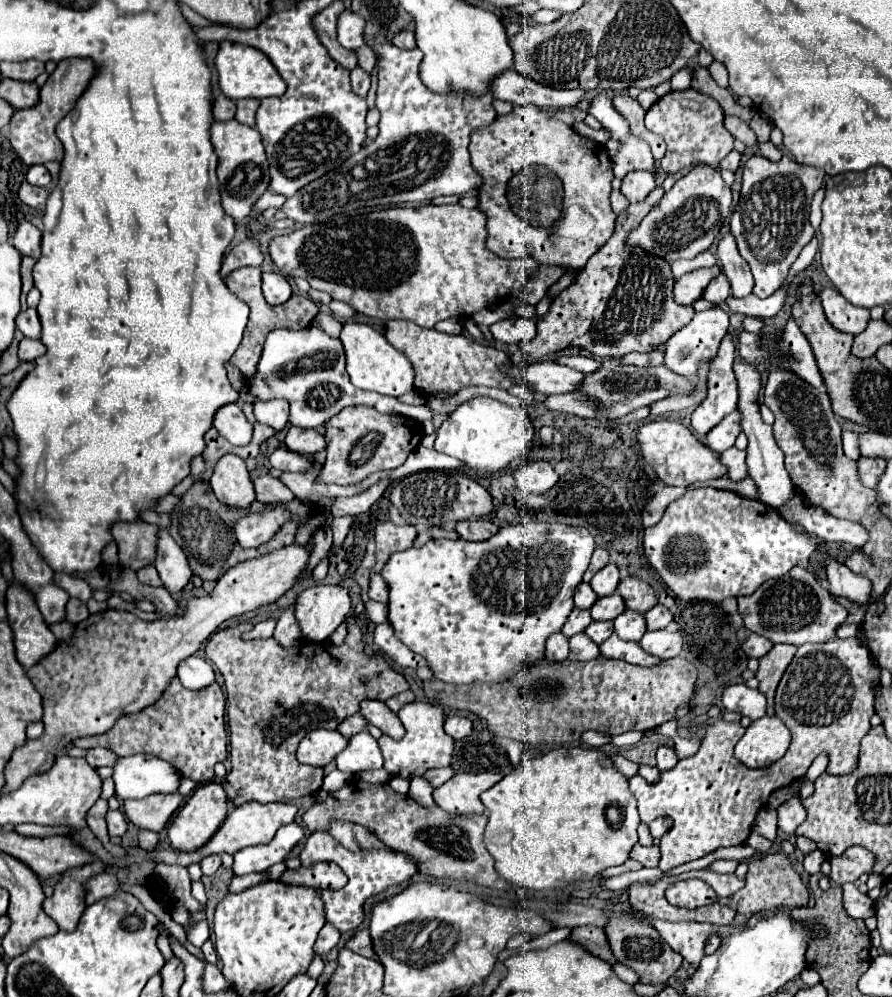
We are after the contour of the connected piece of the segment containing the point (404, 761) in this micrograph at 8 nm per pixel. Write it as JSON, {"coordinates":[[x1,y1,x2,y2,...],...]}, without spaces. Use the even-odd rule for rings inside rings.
{"coordinates":[[412,702,400,708,398,718,402,720,406,734,402,740,394,740,390,736,382,736,378,746,384,756,384,768,390,776,412,778,412,774,424,774,430,768,450,766,454,740,444,732,444,710,438,704,428,702]]}

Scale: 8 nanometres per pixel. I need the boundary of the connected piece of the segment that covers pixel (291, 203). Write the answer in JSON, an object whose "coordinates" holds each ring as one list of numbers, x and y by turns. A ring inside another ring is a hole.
{"coordinates":[[370,44,378,54,378,92,376,92,376,108,380,110,380,134,370,144,364,144,362,150,350,156,338,170,324,174,322,178,310,182,298,194,286,200,282,206,284,214,294,222,306,226,314,222,326,222,340,212,358,210,364,206,390,206,402,202,430,202,432,198,444,194,464,196,470,190,478,190,482,186,482,176,472,168,468,142,470,132,474,128,482,128,496,118,492,108,492,96,484,94,482,98,458,98,458,94,432,94,422,86,420,80,420,62,422,52,402,50,394,44]]}

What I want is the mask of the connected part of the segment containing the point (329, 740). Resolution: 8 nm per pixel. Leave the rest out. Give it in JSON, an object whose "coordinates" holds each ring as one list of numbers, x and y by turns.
{"coordinates":[[312,730,298,744,296,758,300,764,310,766,326,766,330,764,338,752,346,748,348,740,338,730]]}

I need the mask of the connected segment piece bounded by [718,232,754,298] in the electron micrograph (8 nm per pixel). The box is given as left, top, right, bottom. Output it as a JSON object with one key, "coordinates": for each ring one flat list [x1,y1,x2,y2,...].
{"coordinates":[[730,232,724,234,722,240,718,242,718,258,722,264,722,272,728,276,730,284,732,284,732,294,736,298,748,296,752,292,754,278,750,274,750,266,740,256,734,236]]}

